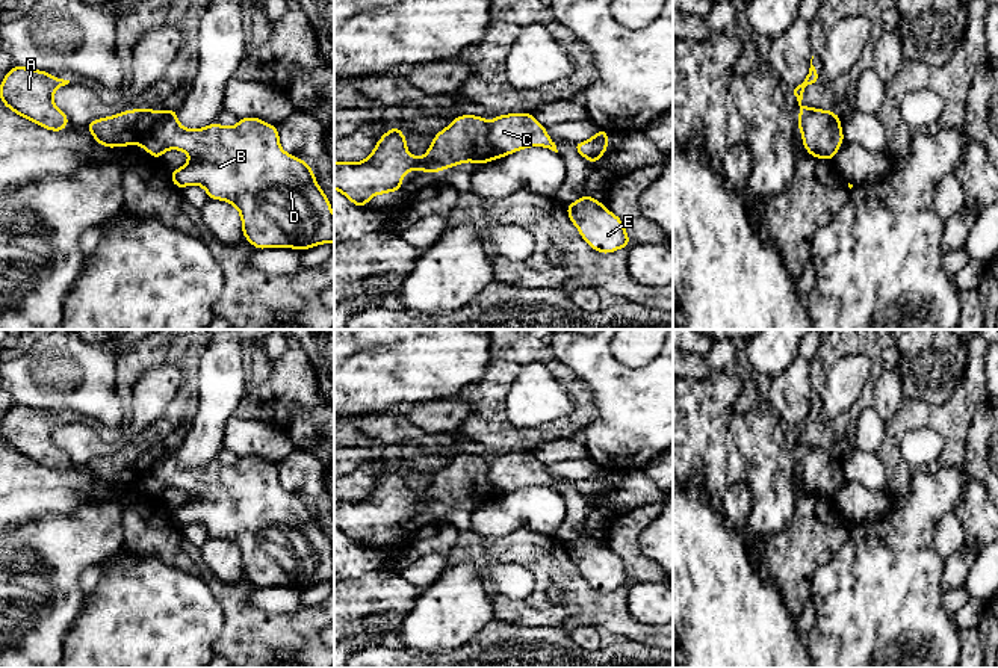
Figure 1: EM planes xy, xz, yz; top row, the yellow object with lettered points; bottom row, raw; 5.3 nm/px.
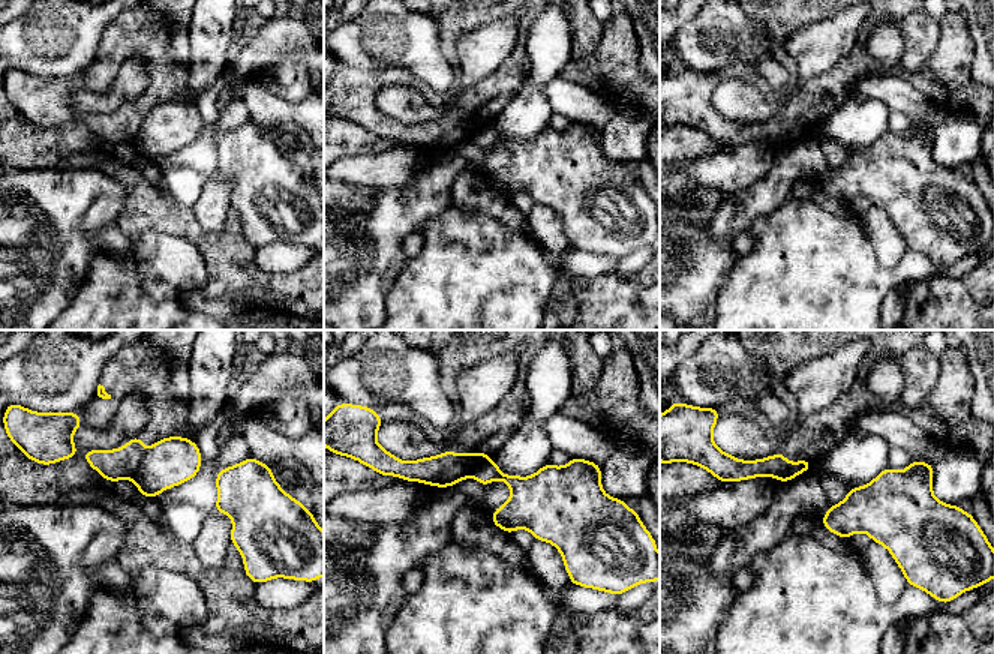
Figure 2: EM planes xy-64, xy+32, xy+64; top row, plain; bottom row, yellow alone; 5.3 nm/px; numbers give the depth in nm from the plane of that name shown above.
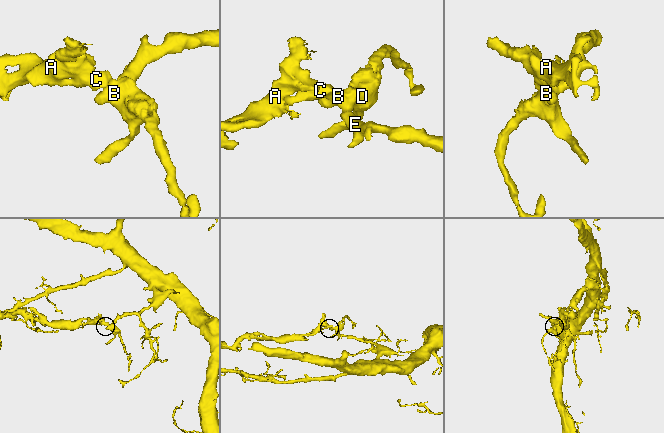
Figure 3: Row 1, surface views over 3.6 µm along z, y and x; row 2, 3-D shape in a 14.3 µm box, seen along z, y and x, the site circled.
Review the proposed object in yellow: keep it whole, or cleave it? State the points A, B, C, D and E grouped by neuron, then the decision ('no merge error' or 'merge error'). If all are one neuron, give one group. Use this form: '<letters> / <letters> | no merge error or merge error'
A / B C D E | merge error

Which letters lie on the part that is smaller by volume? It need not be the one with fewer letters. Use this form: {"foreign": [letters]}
{"foreign": ["A"]}

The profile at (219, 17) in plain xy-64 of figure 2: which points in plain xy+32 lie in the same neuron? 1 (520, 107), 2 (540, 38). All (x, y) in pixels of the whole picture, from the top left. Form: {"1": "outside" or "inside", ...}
{"1": "inside", "2": "inside"}

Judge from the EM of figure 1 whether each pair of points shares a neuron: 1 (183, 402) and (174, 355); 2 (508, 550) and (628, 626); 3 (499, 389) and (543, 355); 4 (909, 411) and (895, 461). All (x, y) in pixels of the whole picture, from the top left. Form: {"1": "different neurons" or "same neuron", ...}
{"1": "same neuron", "2": "same neuron", "3": "same neuron", "4": "same neuron"}

